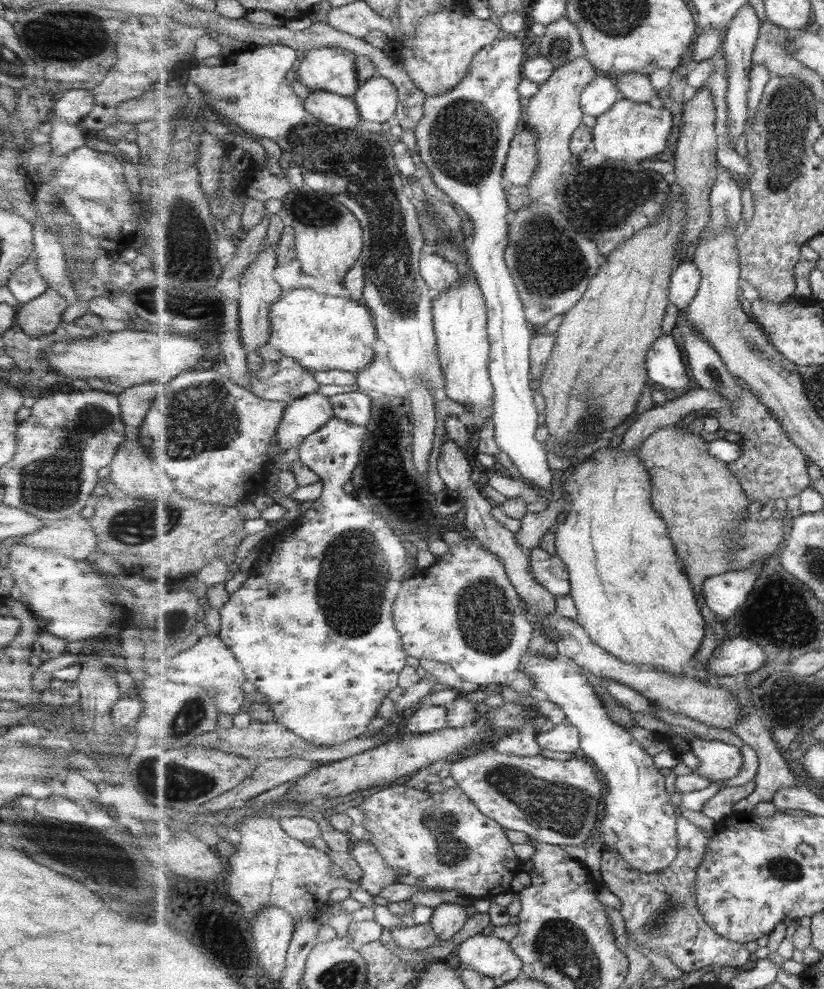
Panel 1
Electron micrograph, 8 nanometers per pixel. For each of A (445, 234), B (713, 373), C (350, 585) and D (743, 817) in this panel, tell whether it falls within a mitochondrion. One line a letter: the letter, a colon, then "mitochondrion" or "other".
A: mitochondrion
B: mitochondrion
C: mitochondrion
D: other

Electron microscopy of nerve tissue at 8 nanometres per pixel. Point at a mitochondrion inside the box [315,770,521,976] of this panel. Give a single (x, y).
(445, 827)

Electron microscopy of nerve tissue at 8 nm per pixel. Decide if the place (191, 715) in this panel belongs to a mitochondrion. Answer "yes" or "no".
yes

